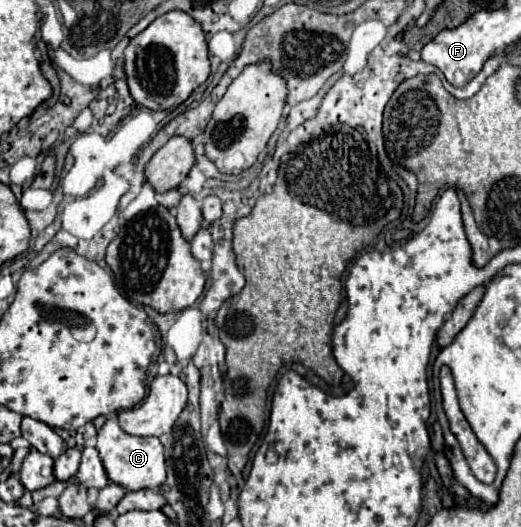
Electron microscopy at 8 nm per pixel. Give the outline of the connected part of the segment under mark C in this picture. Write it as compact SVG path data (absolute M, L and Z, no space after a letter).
M106 420L106 424L98 430L96 436L96 448L100 452L100 458L104 462L108 478L122 486L124 490L142 490L142 488L160 488L162 482L166 480L166 458L164 458L164 448L158 438L148 436L148 438L138 438L126 434L116 420Z

